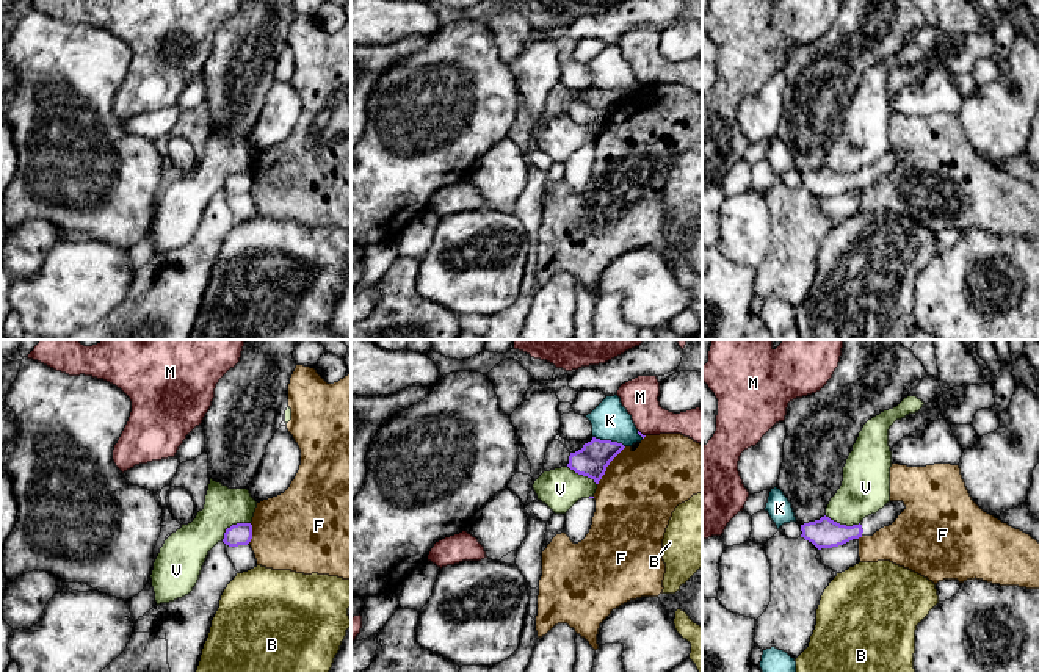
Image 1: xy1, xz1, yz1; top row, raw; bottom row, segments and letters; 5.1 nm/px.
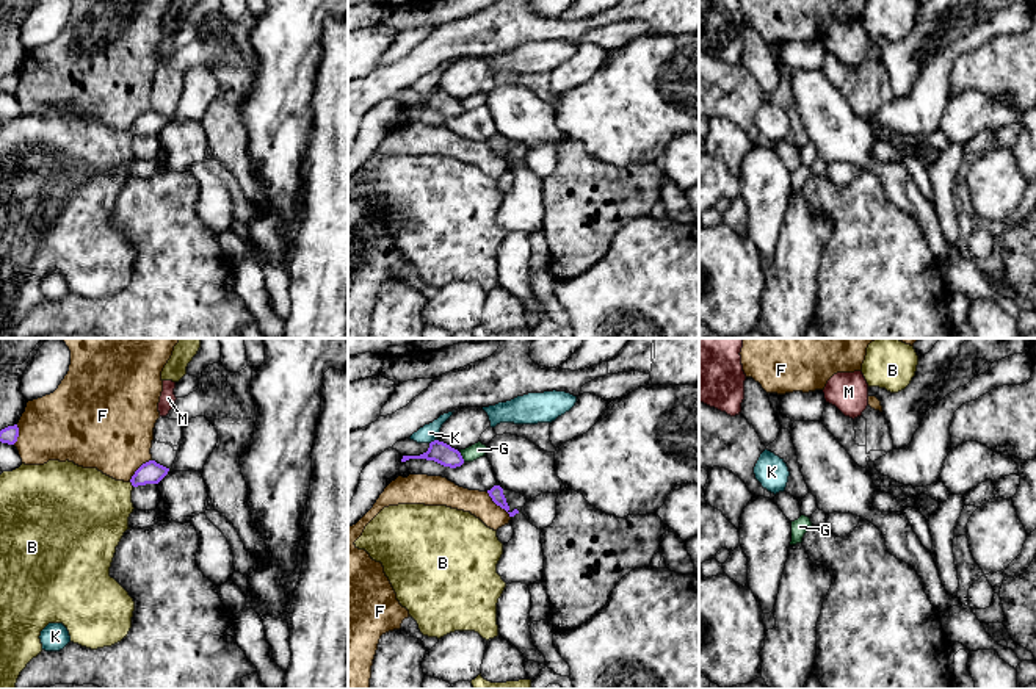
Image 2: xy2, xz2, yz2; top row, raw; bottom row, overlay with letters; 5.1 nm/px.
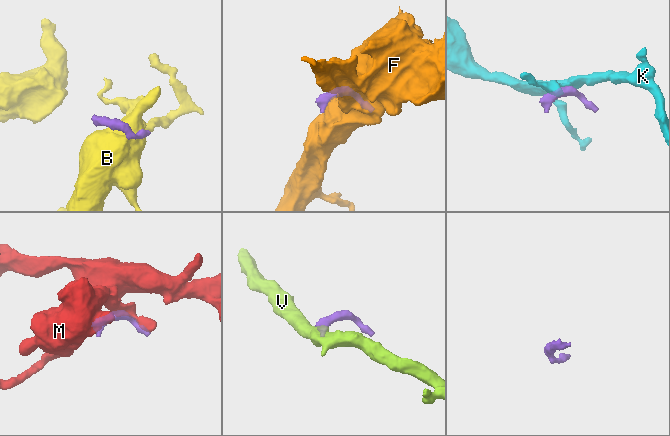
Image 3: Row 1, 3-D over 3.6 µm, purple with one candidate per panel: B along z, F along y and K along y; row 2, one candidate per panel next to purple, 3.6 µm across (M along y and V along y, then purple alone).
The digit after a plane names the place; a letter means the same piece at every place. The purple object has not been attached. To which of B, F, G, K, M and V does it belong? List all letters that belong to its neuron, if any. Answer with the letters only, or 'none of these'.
none of these

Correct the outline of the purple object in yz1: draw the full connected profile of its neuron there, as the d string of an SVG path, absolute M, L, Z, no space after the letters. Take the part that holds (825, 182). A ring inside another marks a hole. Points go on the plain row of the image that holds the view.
M889 150L876 163L865 166L859 174L840 174L829 166L801 174L801 186L812 191L818 199L843 194L862 185L873 185L884 175L892 174L906 158L903 150Z

